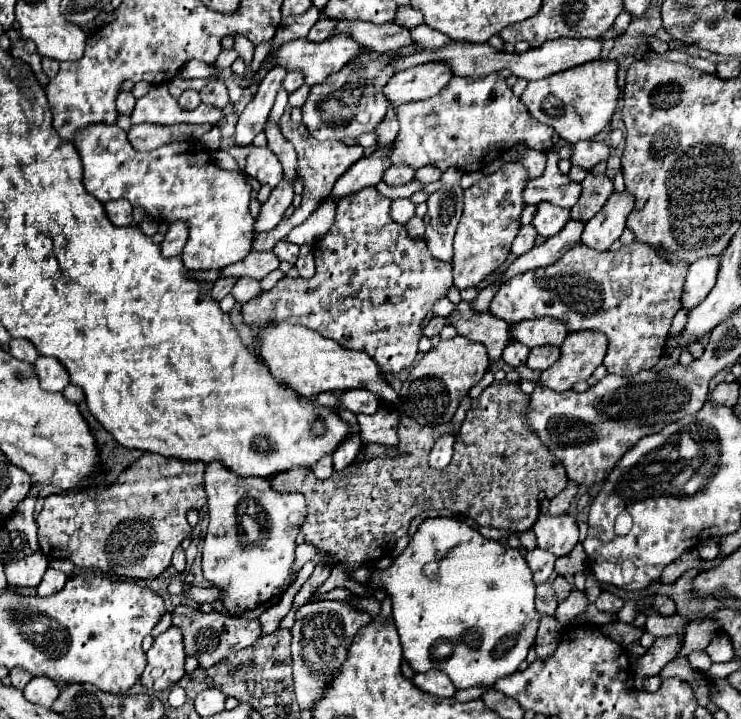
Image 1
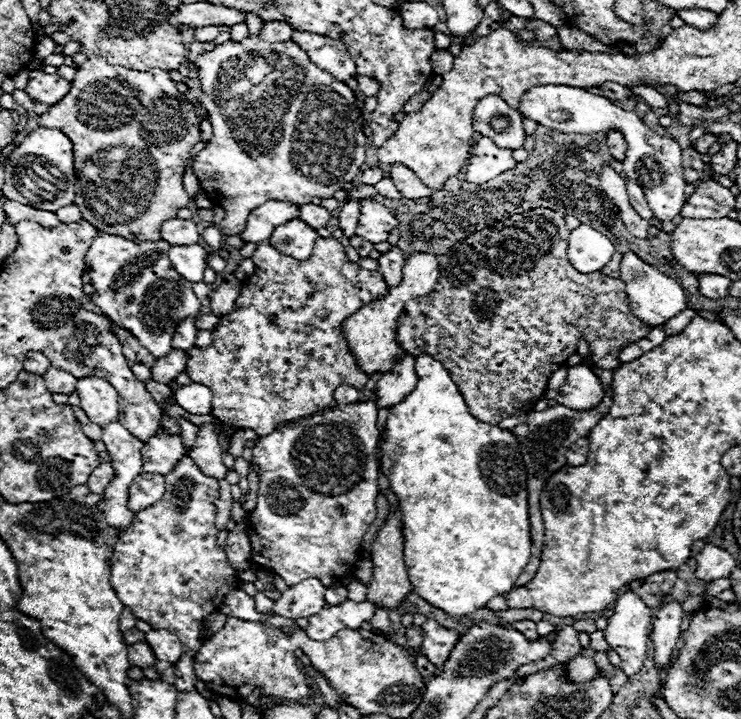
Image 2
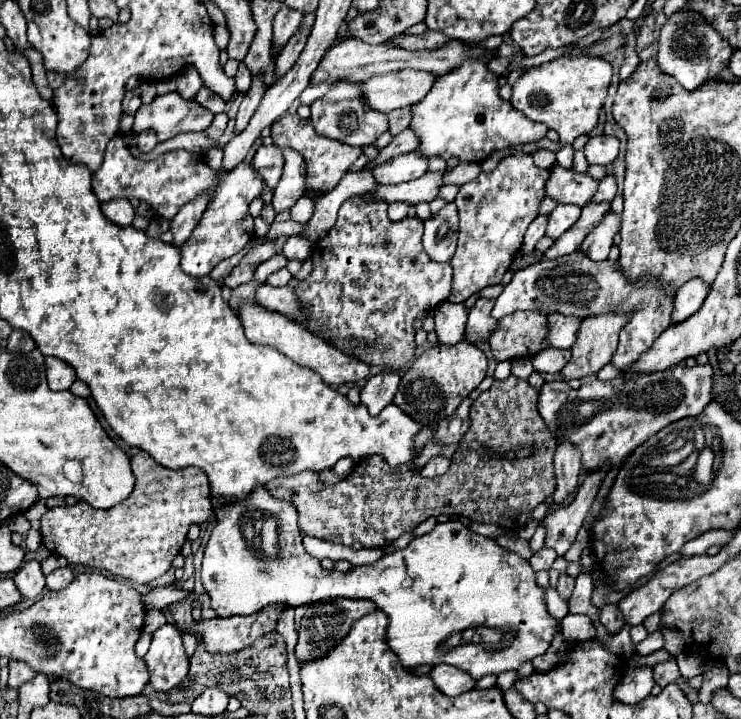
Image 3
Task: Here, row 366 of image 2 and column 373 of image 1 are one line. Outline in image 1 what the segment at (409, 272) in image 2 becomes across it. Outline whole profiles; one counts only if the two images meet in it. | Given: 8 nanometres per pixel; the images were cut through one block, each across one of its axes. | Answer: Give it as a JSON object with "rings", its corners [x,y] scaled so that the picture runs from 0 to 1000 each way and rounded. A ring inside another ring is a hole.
{"rings":[[[364,451],[345,465],[345,478],[351,495],[362,506],[370,526],[381,529],[389,540],[399,542],[408,554],[426,554],[432,545],[440,542],[475,542],[475,540],[494,540],[510,548],[518,559],[534,562],[537,548],[526,534],[518,531],[510,509],[499,501],[491,490],[467,487],[459,478],[429,467],[424,459],[397,451]]]}

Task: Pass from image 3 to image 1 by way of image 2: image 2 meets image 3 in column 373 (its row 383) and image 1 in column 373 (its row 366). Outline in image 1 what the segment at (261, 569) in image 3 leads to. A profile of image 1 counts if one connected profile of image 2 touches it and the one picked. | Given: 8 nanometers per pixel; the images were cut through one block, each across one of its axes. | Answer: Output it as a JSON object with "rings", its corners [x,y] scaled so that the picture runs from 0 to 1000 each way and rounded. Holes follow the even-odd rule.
{"rings":[[[578,720],[567,729],[567,734],[561,737],[561,743],[556,745],[553,757],[545,762],[545,768],[521,790],[521,793],[510,793],[505,790],[497,809],[491,809],[499,818],[516,818],[526,834],[529,834],[529,857],[532,857],[532,868],[537,873],[537,885],[540,885],[540,896],[543,896],[543,912],[545,918],[553,924],[553,929],[559,935],[578,935],[580,929],[596,932],[602,935],[610,949],[615,951],[618,960],[626,957],[637,957],[637,954],[664,954],[672,943],[688,940],[691,935],[699,932],[699,926],[710,918],[713,904],[718,901],[721,890],[723,890],[723,879],[726,879],[726,868],[729,868],[729,851],[721,846],[721,807],[715,798],[715,790],[704,773],[704,768],[699,762],[688,762],[686,757],[675,757],[669,751],[653,748],[645,737],[634,734],[629,726],[615,723],[615,720]],[[578,782],[588,782],[591,784],[591,796],[588,804],[578,804],[572,798],[572,787]]]}

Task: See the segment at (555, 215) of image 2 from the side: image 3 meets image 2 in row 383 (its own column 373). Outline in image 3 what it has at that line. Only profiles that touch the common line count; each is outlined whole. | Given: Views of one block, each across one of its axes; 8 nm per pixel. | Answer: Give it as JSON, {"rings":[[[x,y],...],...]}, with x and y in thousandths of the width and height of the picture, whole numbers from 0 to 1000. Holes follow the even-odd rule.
{"rings":[[[686,523],[677,531],[667,531],[667,537],[645,551],[634,567],[634,595],[623,606],[618,626],[610,634],[610,648],[602,659],[588,665],[572,665],[567,654],[559,651],[561,637],[551,645],[529,651],[516,634],[497,634],[480,643],[475,651],[475,659],[464,668],[459,668],[451,676],[440,676],[432,670],[426,656],[405,656],[399,662],[383,662],[370,665],[359,673],[362,684],[370,693],[389,695],[399,704],[405,718],[405,737],[416,745],[426,745],[432,751],[475,759],[478,754],[486,754],[491,762],[521,762],[534,748],[540,748],[545,740],[559,737],[567,726],[572,726],[580,718],[591,715],[618,715],[629,718],[640,726],[650,729],[672,729],[683,737],[704,737],[710,729],[718,726],[721,707],[742,693],[750,682],[750,665],[748,665],[748,631],[750,631],[750,615],[745,604],[737,598],[737,590],[731,587],[726,570],[726,545],[710,531],[696,523]],[[702,623],[715,623],[715,634],[707,637],[688,637],[683,631],[699,629]]]}

